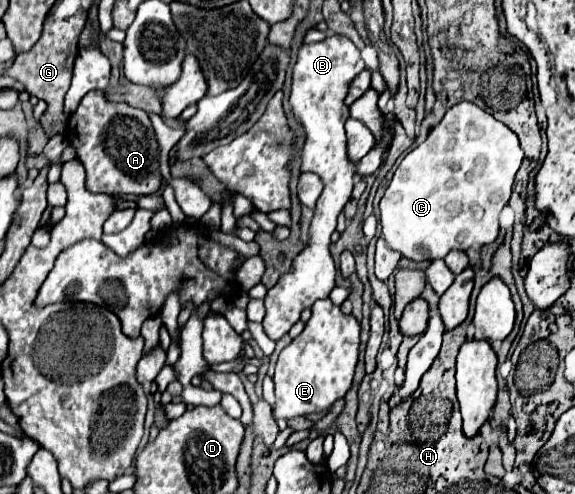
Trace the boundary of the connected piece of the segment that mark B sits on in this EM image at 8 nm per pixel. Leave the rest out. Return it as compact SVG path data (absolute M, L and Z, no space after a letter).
M333 35L329 36L324 42L318 44L304 44L298 50L298 60L294 64L292 70L292 92L290 92L290 106L292 106L292 114L294 118L302 124L304 132L306 132L306 142L302 146L302 172L314 172L322 178L324 182L324 190L316 202L314 208L314 218L310 224L310 234L308 234L308 244L302 250L302 254L298 254L298 258L294 258L290 272L282 274L282 278L276 282L276 286L272 286L264 298L264 306L266 306L266 316L262 320L262 326L266 330L266 334L272 340L280 340L284 334L288 334L288 330L300 320L300 314L304 308L310 308L316 300L326 298L332 288L336 286L336 264L332 260L330 254L330 236L336 230L336 218L342 212L344 204L350 200L352 194L352 186L354 186L354 176L356 176L356 166L348 160L346 154L346 134L344 134L344 122L348 120L348 106L344 104L346 92L348 92L348 84L364 70L364 60L360 58L360 50L352 44L350 38L346 36Z

